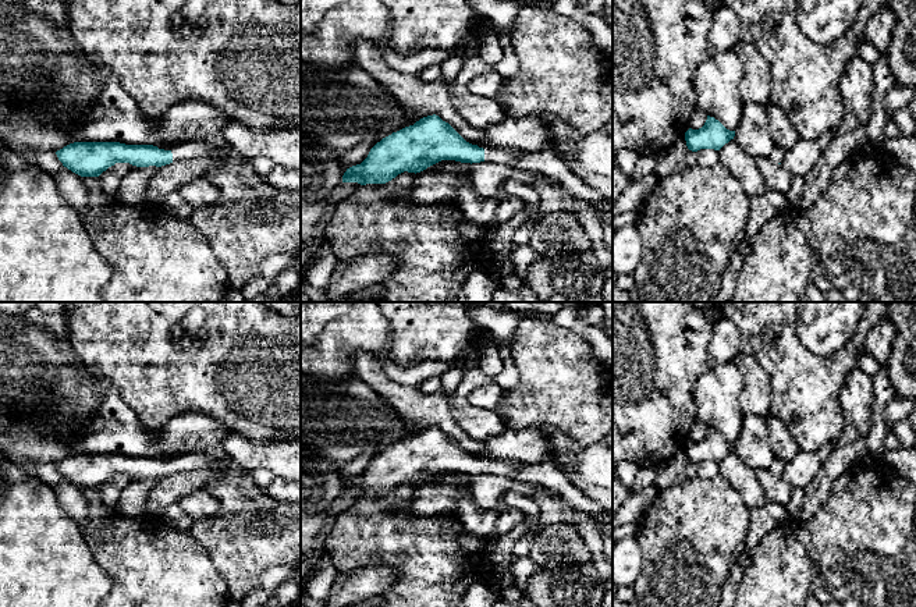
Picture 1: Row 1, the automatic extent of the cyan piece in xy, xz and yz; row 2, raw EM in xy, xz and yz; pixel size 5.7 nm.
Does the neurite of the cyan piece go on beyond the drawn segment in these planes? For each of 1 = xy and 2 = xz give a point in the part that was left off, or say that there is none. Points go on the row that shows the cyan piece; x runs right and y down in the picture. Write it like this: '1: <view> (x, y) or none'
1: xy (215, 144)
2: xz (547, 163)

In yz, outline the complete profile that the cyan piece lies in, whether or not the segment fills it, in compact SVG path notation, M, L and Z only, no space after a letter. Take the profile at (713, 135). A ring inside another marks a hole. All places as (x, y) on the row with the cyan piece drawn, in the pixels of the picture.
M707 116L704 125L699 129L689 128L685 132L686 146L692 152L700 149L720 150L725 143L734 139L735 131L727 129L718 120Z

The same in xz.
M427 116L377 142L368 157L347 168L342 182L386 184L398 174L420 173L441 161L494 161L514 168L539 173L562 185L572 196L607 210L607 200L597 189L578 177L554 152L523 153L505 148L479 148L466 142L439 116Z

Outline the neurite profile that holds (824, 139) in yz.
M827 131L814 141L800 139L795 148L782 156L782 167L792 177L806 177L826 148L832 143L835 134Z

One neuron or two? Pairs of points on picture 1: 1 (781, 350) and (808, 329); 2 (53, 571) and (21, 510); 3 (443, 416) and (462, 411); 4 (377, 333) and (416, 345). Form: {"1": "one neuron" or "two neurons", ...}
{"1": "two neurons", "2": "one neuron", "3": "two neurons", "4": "two neurons"}

